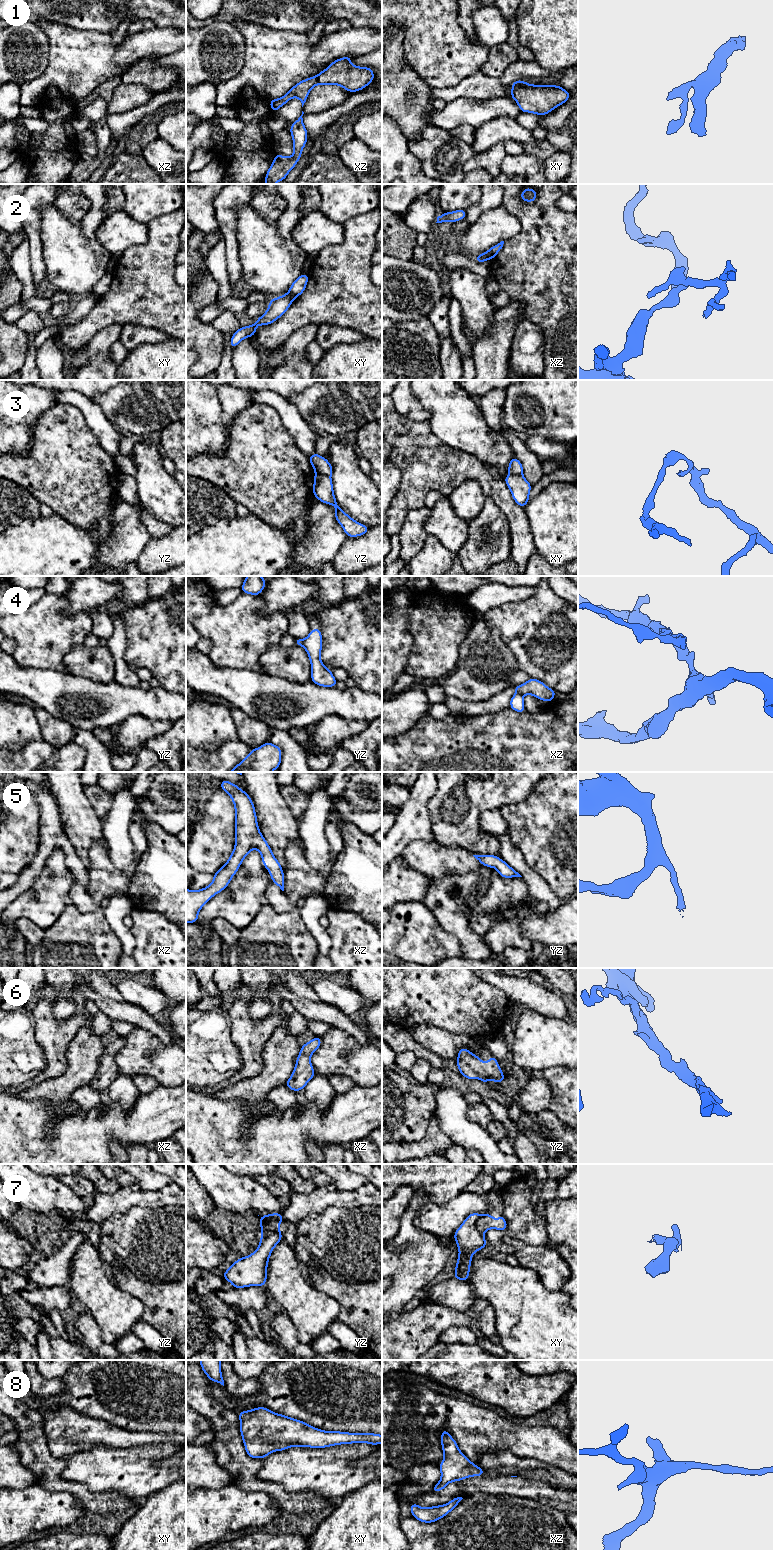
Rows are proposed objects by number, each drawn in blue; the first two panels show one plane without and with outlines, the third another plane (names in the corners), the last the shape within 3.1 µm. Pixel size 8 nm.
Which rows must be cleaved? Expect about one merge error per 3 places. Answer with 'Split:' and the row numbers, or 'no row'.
Split: 2, 3, 4, 7

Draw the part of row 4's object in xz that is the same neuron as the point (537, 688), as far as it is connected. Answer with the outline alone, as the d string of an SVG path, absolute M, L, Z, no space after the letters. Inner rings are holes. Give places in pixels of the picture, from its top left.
M530 678L527 682L522 685L518 685L514 688L516 693L521 693L523 695L533 695L534 697L550 702L556 695L556 692L547 687L542 681Z

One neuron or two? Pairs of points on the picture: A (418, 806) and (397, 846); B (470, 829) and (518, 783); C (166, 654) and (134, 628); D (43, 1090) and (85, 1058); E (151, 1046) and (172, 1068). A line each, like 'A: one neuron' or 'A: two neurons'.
A: one neuron
B: one neuron
C: one neuron
D: one neuron
E: one neuron

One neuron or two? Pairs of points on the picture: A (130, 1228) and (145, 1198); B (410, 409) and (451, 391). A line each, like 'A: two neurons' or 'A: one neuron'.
A: two neurons
B: two neurons

